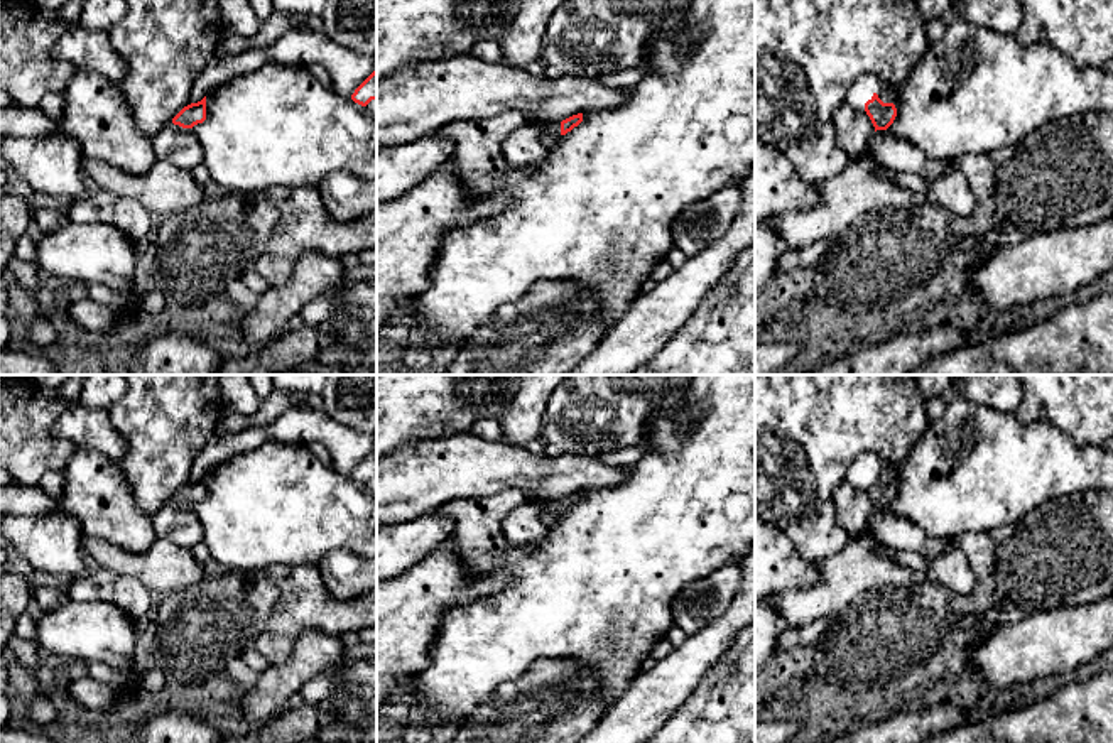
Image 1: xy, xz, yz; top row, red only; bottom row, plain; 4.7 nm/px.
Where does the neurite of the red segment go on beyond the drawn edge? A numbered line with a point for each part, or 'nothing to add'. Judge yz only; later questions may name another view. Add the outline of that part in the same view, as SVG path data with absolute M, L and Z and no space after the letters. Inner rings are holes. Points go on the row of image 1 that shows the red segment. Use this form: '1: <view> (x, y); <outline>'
1: yz (897, 154); M877 130L870 142L870 154L885 167L899 172L914 172L932 184L947 172L951 162L929 160L910 142Z

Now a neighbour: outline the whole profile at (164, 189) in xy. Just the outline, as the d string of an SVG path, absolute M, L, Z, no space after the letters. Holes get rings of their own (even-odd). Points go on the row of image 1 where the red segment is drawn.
M83 159L83 171L105 191L110 191L117 196L130 198L140 203L150 216L171 216L182 211L187 211L201 204L206 196L206 187L199 186L191 171L174 165L167 159L157 160L145 174L133 176L125 171L120 171L106 162L95 159Z

